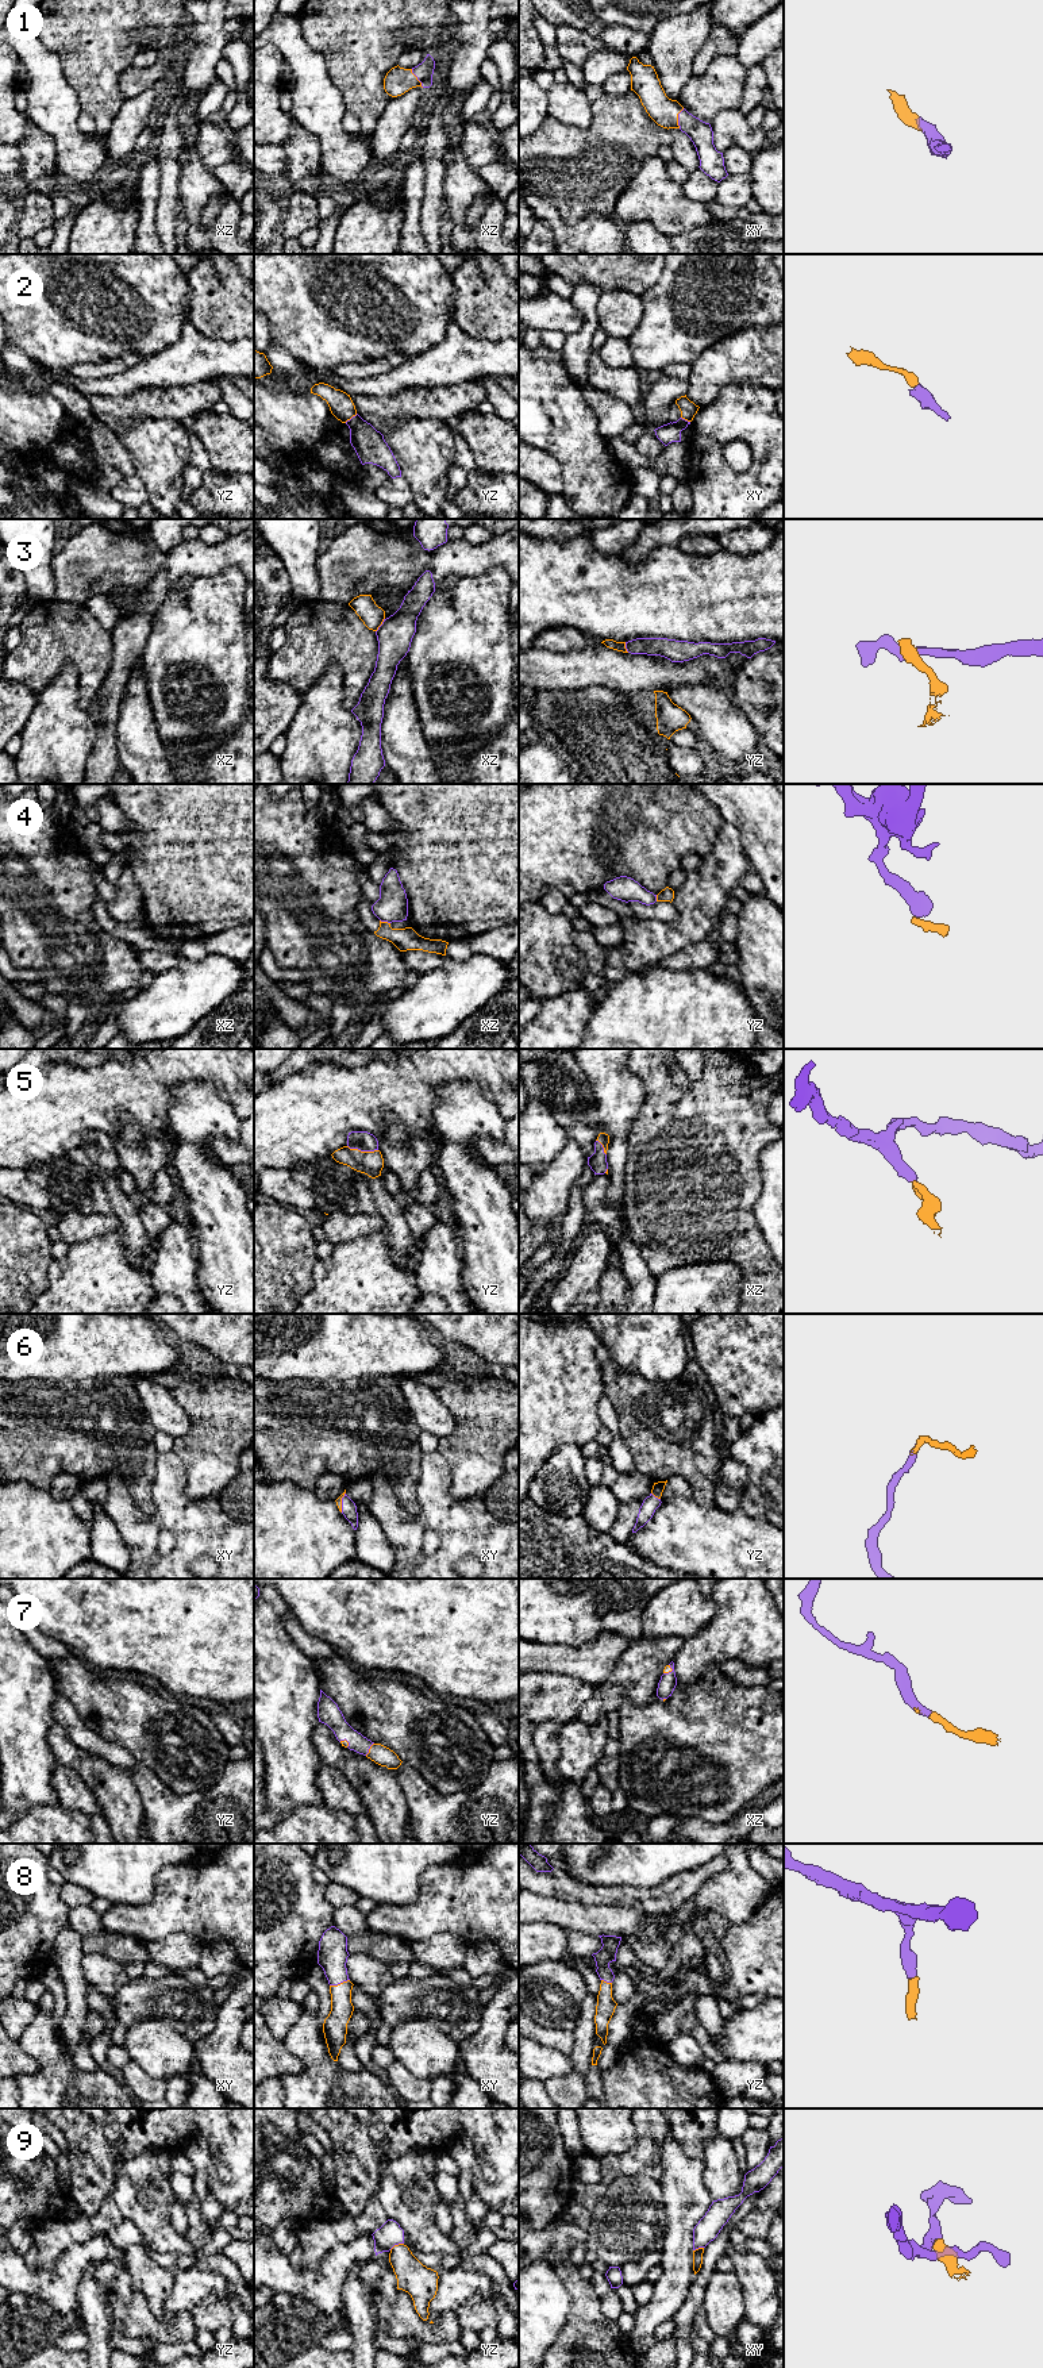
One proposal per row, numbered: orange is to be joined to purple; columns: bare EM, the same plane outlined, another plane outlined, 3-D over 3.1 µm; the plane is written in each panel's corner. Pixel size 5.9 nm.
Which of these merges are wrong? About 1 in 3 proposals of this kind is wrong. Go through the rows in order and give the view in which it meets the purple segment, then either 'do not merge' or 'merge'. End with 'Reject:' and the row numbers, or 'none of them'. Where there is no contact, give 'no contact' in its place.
1: meets purple in xy; merge
2: meets purple in yz; merge
3: meets purple in xz; do not merge
4: meets purple in xz; do not merge
5: meets purple in yz; merge
6: meets purple in yz; merge
7: meets purple in yz; merge
8: meets purple in xy; merge
9: meets purple in yz; do not merge
Reject: 3, 4, 9

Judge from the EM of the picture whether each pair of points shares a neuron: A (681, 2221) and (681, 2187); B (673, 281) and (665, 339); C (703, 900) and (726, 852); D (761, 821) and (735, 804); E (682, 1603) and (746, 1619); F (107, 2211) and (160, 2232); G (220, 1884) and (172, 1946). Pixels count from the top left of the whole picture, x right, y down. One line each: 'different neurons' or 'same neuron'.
A: same neuron
B: same neuron
C: same neuron
D: same neuron
E: different neurons
F: different neurons
G: different neurons

